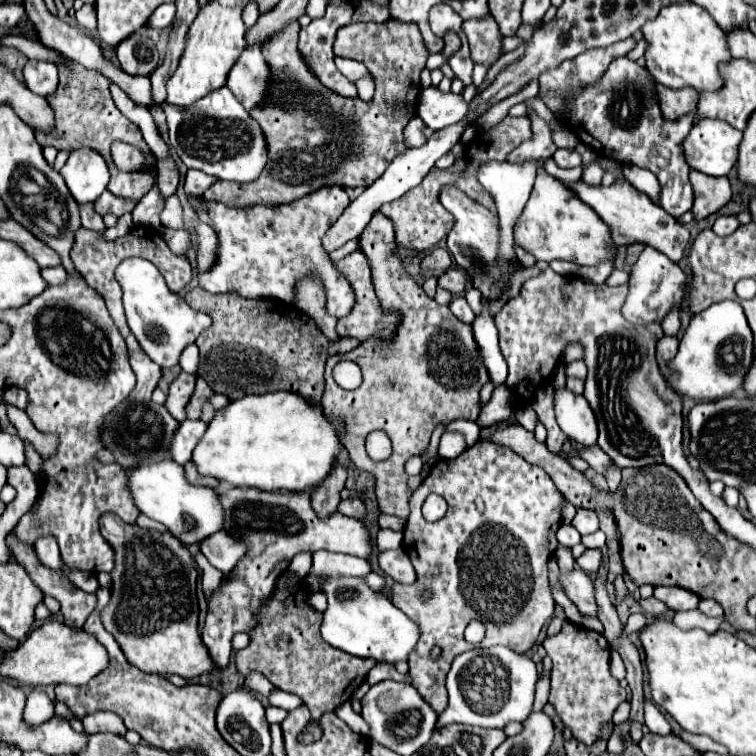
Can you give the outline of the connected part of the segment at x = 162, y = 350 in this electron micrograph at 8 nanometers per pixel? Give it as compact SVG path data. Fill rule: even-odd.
M140 257L124 259L116 269L116 281L122 287L122 303L124 303L128 327L136 335L146 355L162 369L170 369L178 365L182 351L188 345L192 345L204 329L212 325L212 319L206 313L194 311L180 295L170 293L164 277L150 261L144 261Z

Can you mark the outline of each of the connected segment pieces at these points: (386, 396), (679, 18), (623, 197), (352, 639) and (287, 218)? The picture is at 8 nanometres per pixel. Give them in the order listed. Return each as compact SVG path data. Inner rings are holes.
M374 213L372 221L360 235L362 253L368 257L374 277L374 289L384 309L396 309L404 315L390 343L366 341L350 353L332 355L326 361L326 391L322 405L334 419L346 421L346 433L342 437L350 459L358 469L370 471L376 477L376 497L382 513L406 519L410 509L410 495L404 473L404 463L412 455L420 455L430 441L430 435L438 423L450 423L454 419L476 421L480 413L480 389L488 383L488 371L480 361L480 349L472 337L472 325L464 325L452 317L446 305L438 305L424 289L406 273L398 255L392 221ZM338 361L354 361L364 375L358 389L346 391L332 379L332 369ZM372 431L384 431L392 439L392 455L386 461L372 461L364 449L366 435Z
M696 3L670 5L660 11L654 21L648 21L642 27L644 39L650 43L646 49L646 67L652 77L670 87L694 87L696 91L716 91L722 89L724 81L720 75L720 65L728 63L732 55L728 53L724 31L708 17L708 11L700 9Z
M580 181L580 183L572 183L568 187L572 191L576 191L576 195L608 223L616 245L624 245L624 247L628 247L632 243L650 245L650 247L662 251L664 255L668 255L668 259L672 259L674 263L678 263L684 257L684 249L690 241L688 229L682 223L678 223L674 217L664 213L664 209L660 209L656 203L652 203L648 195L634 189L628 181L616 181L610 187L604 187L604 185L592 187L592 185L586 185Z
M308 575L304 583L310 587L310 591L322 591L326 595L328 607L324 611L320 633L328 645L356 657L372 657L386 663L408 659L410 651L416 647L420 637L418 625L404 617L404 613L394 607L384 593L372 591L360 577Z
M322 187L294 203L278 207L254 205L246 209L230 209L222 203L210 203L203 198L202 203L208 207L214 231L220 239L214 267L208 273L198 275L202 289L210 293L238 291L248 299L274 297L284 303L292 303L294 283L304 275L316 273L326 287L328 313L340 319L352 311L352 305L356 303L352 287L328 261L328 253L322 247L324 233L332 223L336 223L350 203L350 197L342 187Z

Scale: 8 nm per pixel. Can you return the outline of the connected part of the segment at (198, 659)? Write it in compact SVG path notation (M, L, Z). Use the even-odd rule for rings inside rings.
M104 513L100 517L100 533L114 549L114 569L110 571L110 603L104 607L102 625L108 633L116 637L124 657L130 665L144 673L154 675L180 675L184 679L194 679L202 673L214 669L208 651L198 635L198 601L196 601L196 563L186 545L182 545L172 533L140 529L138 525L128 525L120 521L114 513Z

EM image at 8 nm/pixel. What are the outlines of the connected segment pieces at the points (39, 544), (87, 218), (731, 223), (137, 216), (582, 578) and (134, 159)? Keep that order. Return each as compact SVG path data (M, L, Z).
M44 535L44 537L38 537L36 543L34 543L34 549L36 549L36 555L38 559L50 567L50 569L56 569L56 571L62 571L62 561L60 561L60 549L58 549L58 543L52 535Z
M94 203L80 205L80 221L82 221L82 227L86 227L86 229L96 229L96 231L106 229L102 217L94 211Z
M730 215L730 217L718 217L716 223L714 223L714 227L712 227L712 231L716 235L720 235L720 237L726 237L726 235L732 235L738 225L740 223L738 223L738 219L734 215Z
M154 185L154 187L140 199L140 203L136 205L136 209L132 211L134 225L146 225L146 227L162 229L160 209L164 209L164 199L160 197L160 191L158 191L156 185Z
M574 569L568 575L562 573L560 581L566 589L566 595L570 597L570 601L574 601L574 605L580 609L580 613L596 617L596 599L594 599L592 579L584 571Z
M126 143L112 145L112 159L120 171L142 171L146 163L150 163L146 155L140 153L140 149Z

